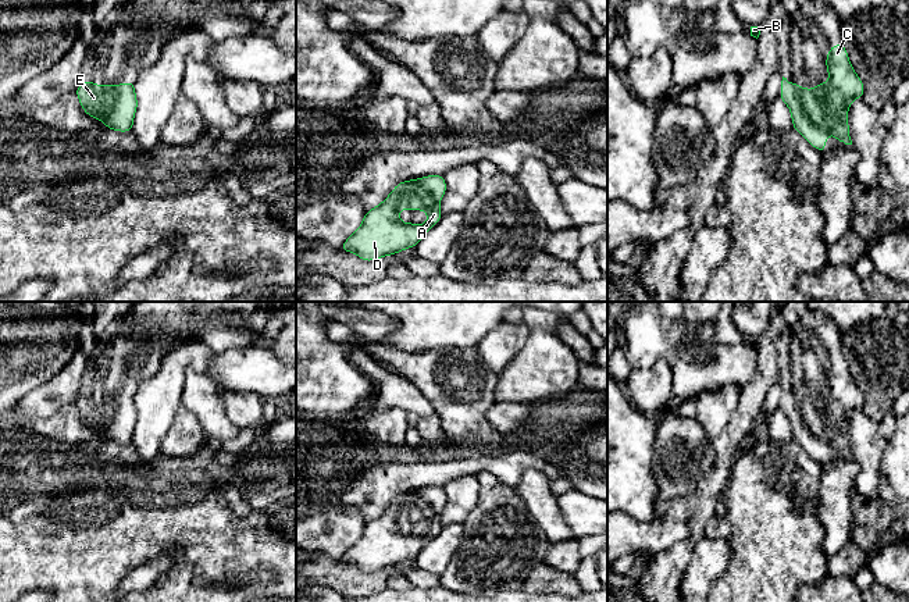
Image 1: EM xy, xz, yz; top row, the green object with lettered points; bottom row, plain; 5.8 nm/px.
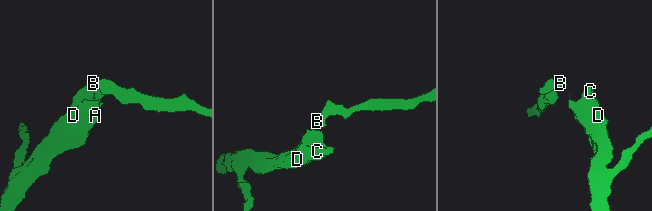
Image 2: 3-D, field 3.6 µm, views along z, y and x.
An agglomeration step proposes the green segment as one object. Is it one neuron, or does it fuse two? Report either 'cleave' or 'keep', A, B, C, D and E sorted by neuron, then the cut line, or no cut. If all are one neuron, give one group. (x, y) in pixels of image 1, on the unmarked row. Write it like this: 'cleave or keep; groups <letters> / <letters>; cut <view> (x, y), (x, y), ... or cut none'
keep; groups A B C D E; cut none

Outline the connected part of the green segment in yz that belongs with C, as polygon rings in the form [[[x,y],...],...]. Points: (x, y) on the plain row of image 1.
[[[844,353],[830,357],[826,368],[830,392],[808,402],[783,388],[780,410],[789,418],[794,442],[798,442],[821,466],[826,449],[833,445],[840,455],[852,456],[848,437],[848,420],[855,410],[863,409],[865,396],[851,377]]]

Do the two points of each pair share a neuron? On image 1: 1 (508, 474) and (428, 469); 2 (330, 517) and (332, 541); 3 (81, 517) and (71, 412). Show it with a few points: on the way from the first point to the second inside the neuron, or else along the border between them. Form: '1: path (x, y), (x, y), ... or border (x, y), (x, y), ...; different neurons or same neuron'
1: path (488, 465), (448, 469); same neuron
2: path (330, 523), (332, 535); same neuron
3: border (42, 435), (68, 442), (106, 441); different neurons

